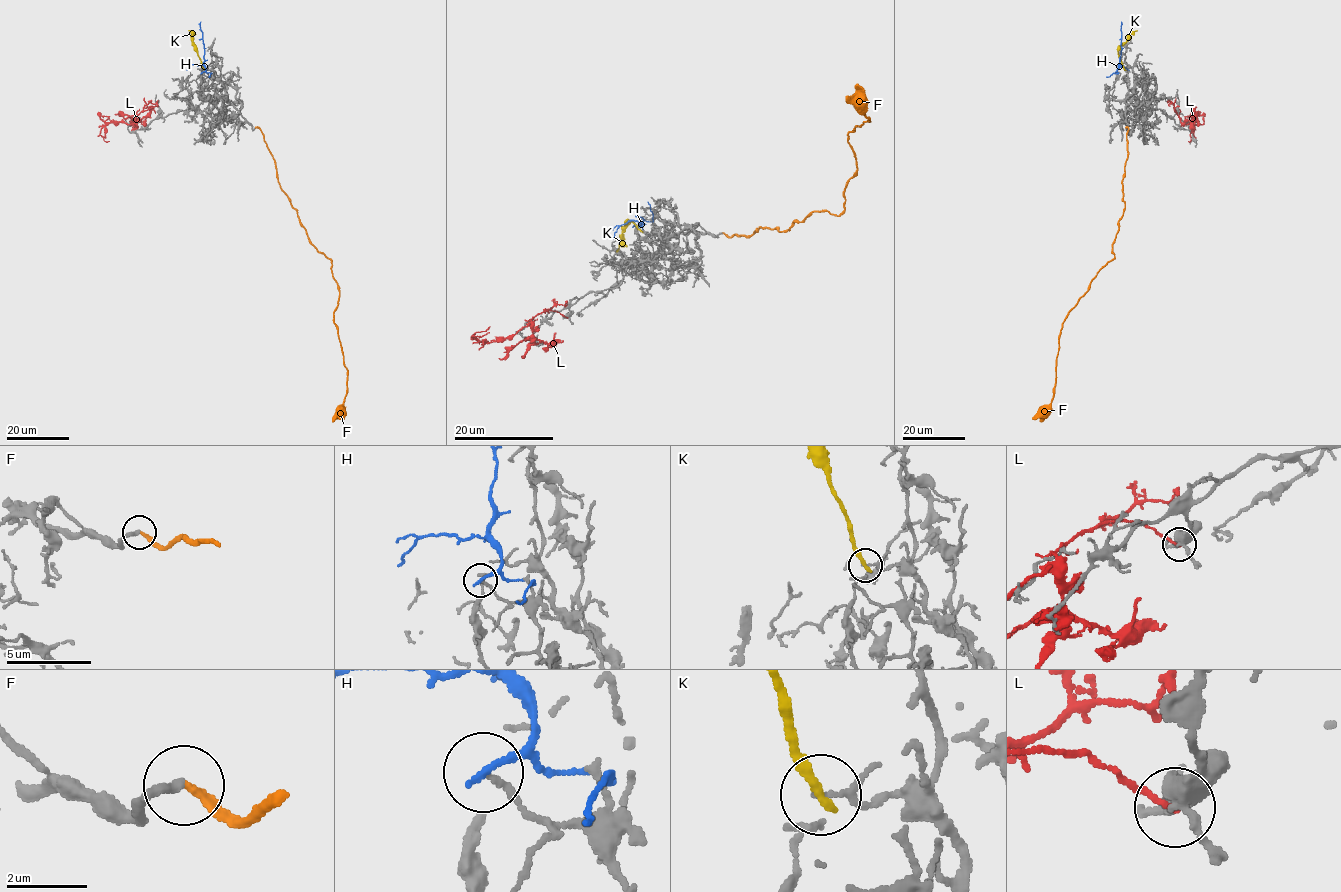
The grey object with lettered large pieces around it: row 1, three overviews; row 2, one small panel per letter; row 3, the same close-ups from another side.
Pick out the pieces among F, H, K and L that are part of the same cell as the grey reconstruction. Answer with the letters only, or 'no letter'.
F

